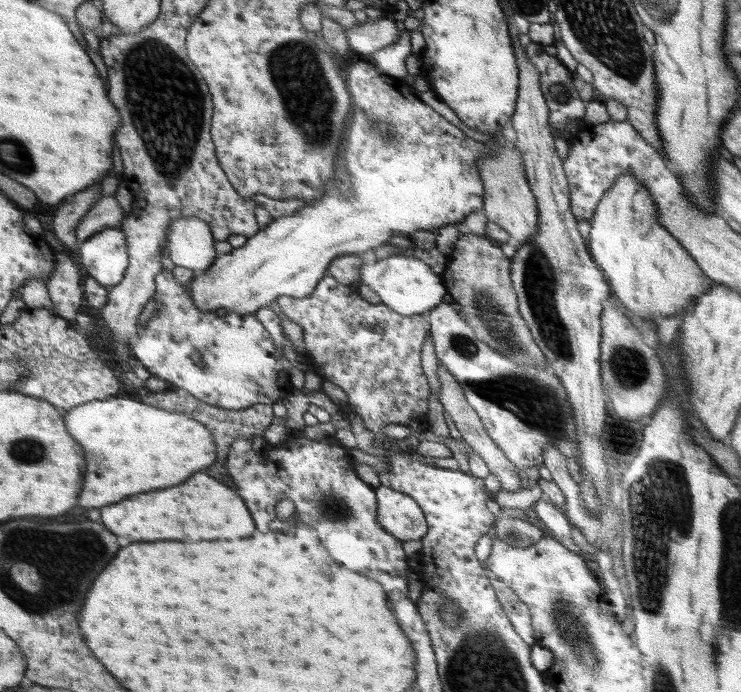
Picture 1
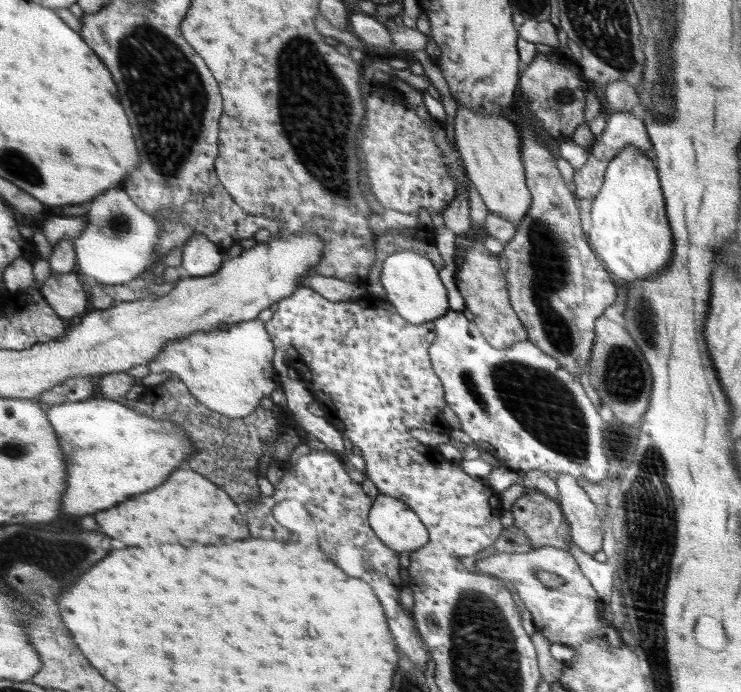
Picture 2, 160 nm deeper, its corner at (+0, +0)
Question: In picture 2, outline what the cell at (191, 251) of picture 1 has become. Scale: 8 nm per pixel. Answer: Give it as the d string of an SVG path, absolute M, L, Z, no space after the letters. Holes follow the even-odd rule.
M194 235L182 246L182 265L184 276L206 277L214 275L221 268L224 254L204 235Z

